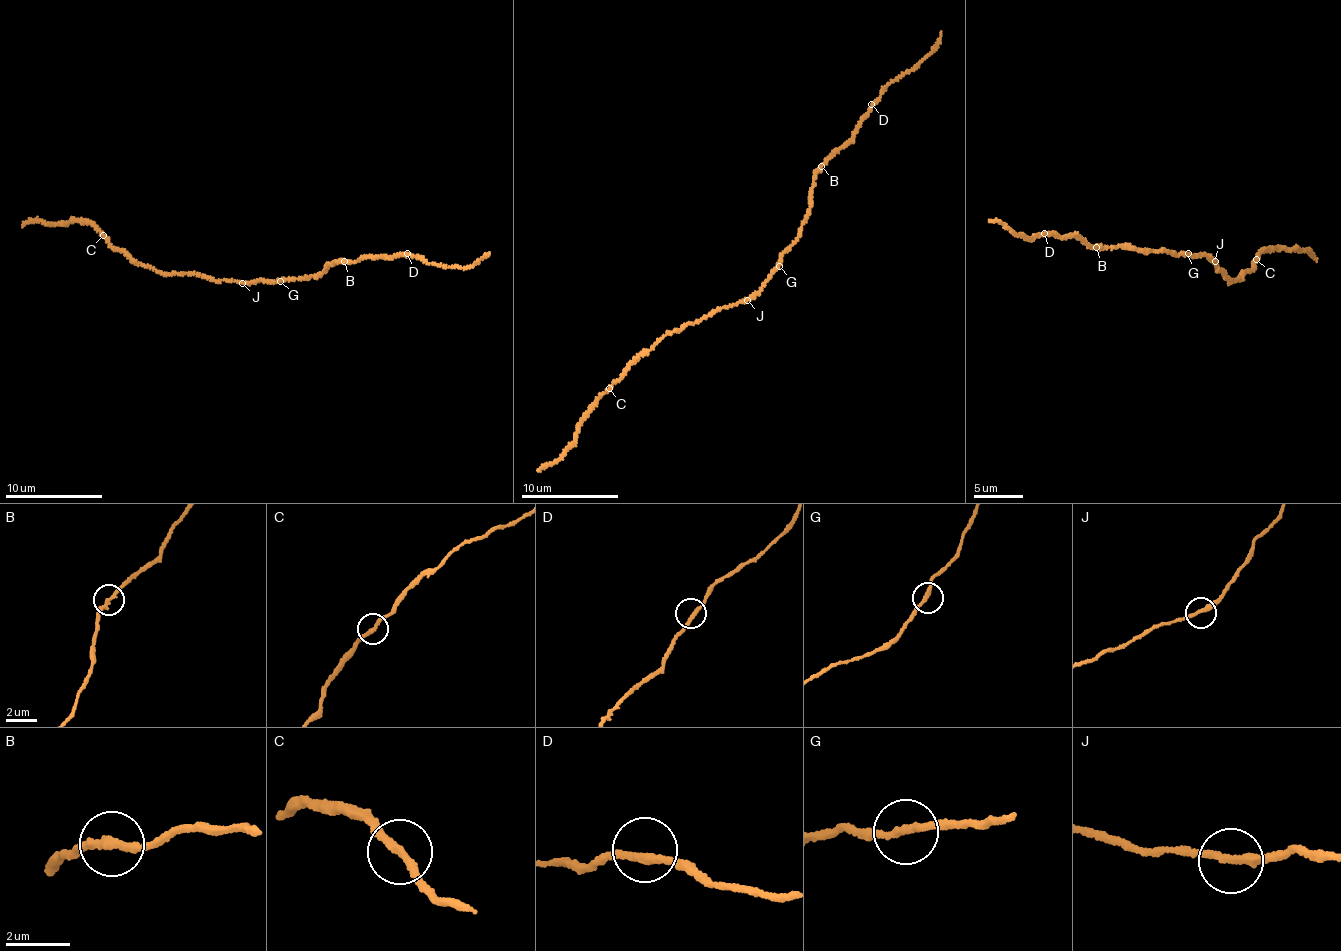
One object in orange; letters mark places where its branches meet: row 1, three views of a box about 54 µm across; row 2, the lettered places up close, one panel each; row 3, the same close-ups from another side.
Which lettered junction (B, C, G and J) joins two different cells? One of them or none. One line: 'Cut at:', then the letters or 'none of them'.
Cut at: none of them

